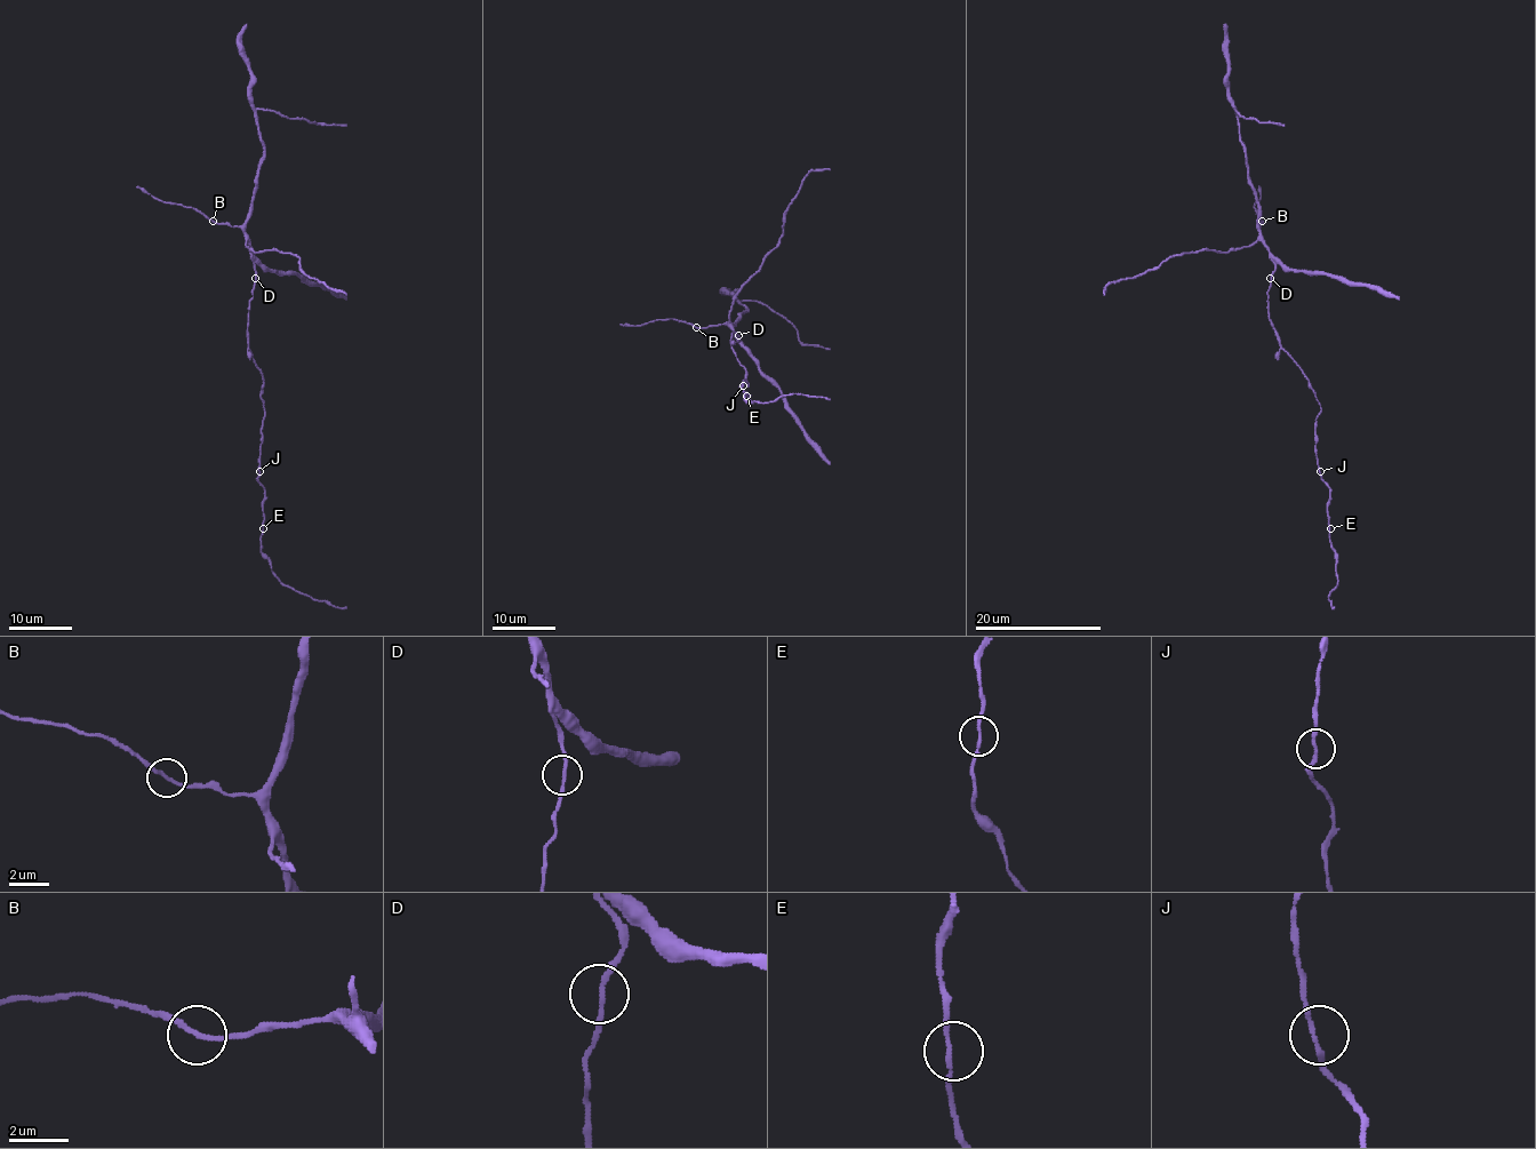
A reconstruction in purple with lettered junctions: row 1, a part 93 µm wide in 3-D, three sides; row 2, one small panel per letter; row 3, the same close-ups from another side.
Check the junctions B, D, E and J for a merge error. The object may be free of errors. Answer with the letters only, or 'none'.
none

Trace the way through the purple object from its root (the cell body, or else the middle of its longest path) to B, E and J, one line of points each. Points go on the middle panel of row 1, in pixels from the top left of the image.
B: (732, 343), (732, 334), (738, 335), (738, 340), (726, 325), (696, 327)
E: (732, 343), (736, 359), (746, 370), (748, 385), (746, 381), (741, 385), (746, 396)
J: (732, 343), (736, 359), (746, 370), (748, 385), (746, 381), (743, 385)

